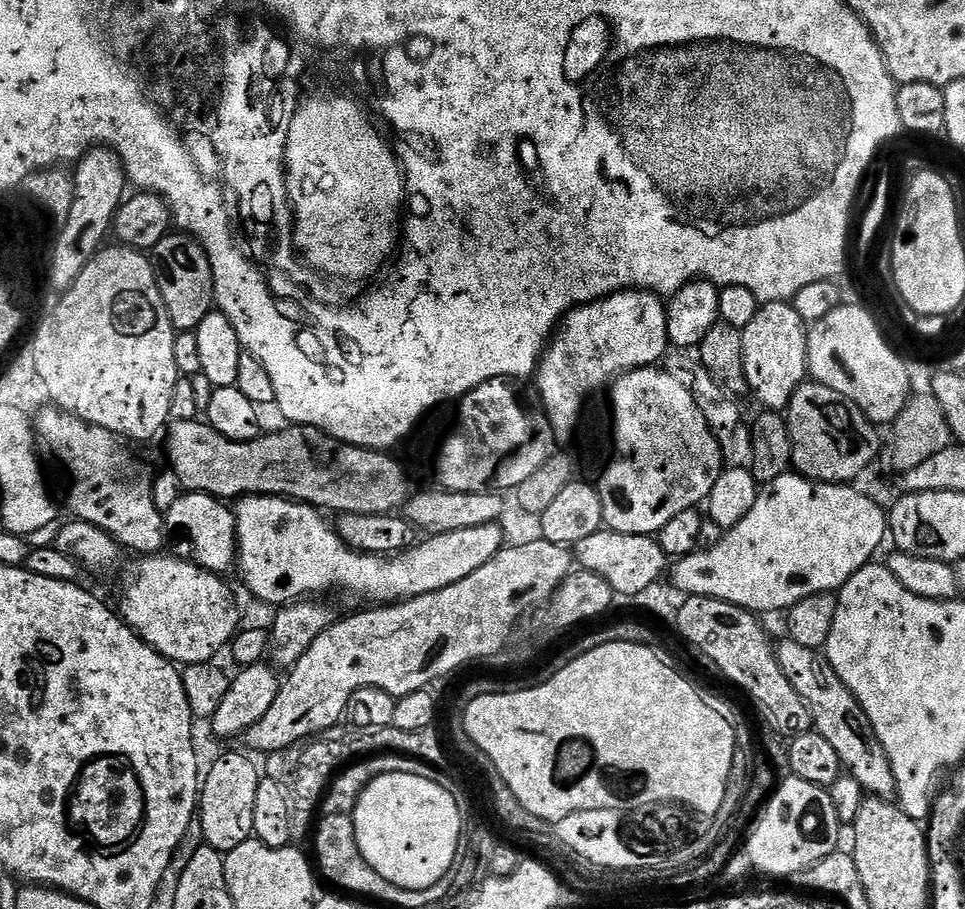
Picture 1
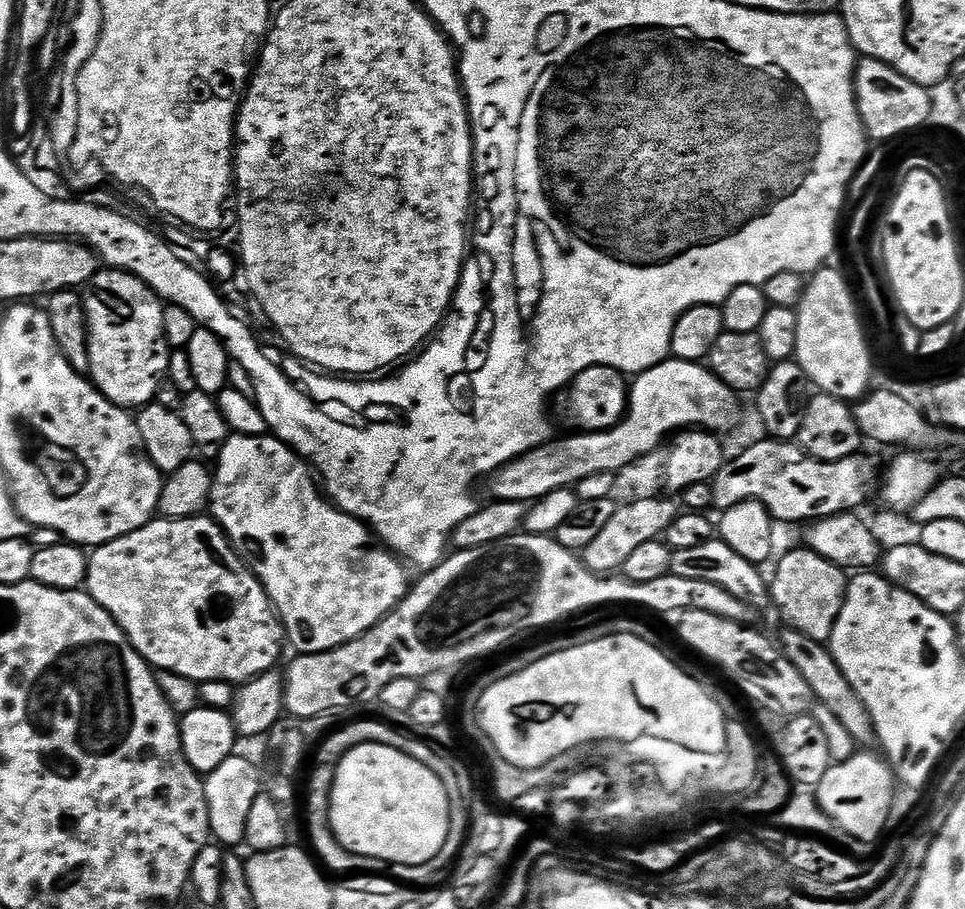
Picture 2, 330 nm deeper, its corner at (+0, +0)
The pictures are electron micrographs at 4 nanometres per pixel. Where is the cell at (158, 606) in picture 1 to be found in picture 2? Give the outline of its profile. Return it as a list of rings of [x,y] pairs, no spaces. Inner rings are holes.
[[[208,514],[191,516],[185,520],[154,518],[146,526],[142,526],[130,534],[119,536],[110,542],[93,547],[88,556],[86,591],[94,598],[94,602],[98,602],[112,615],[116,625],[124,631],[124,635],[136,648],[136,653],[144,657],[153,669],[170,671],[174,675],[181,675],[182,678],[195,682],[225,680],[228,684],[239,686],[252,680],[255,676],[261,676],[263,672],[273,671],[277,667],[276,663],[280,660],[280,651],[286,648],[284,626],[280,623],[280,618],[276,614],[276,609],[272,607],[266,590],[261,586],[260,579],[240,559],[240,555],[233,548],[228,537],[225,536],[224,529]]]

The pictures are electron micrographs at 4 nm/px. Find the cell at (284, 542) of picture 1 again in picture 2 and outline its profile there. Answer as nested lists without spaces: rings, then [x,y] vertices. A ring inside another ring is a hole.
[[[271,434],[262,436],[229,435],[227,442],[222,446],[219,456],[215,457],[214,460],[212,498],[210,501],[211,515],[214,517],[216,523],[224,529],[225,536],[228,537],[233,548],[240,555],[240,559],[260,579],[261,586],[266,590],[272,607],[276,609],[280,623],[284,626],[287,643],[291,647],[293,644],[297,648],[295,651],[300,654],[334,650],[338,646],[342,646],[346,642],[358,638],[364,632],[369,632],[383,616],[388,616],[402,603],[410,587],[410,579],[408,580],[407,572],[409,569],[405,567],[400,557],[395,552],[385,548],[383,543],[377,539],[372,529],[363,520],[355,520],[353,516],[340,511],[331,500],[325,498],[314,476],[314,481],[312,481],[312,476],[308,473],[307,467],[309,468],[309,465],[301,457],[297,456],[288,445],[283,444],[282,441],[276,439]]]

